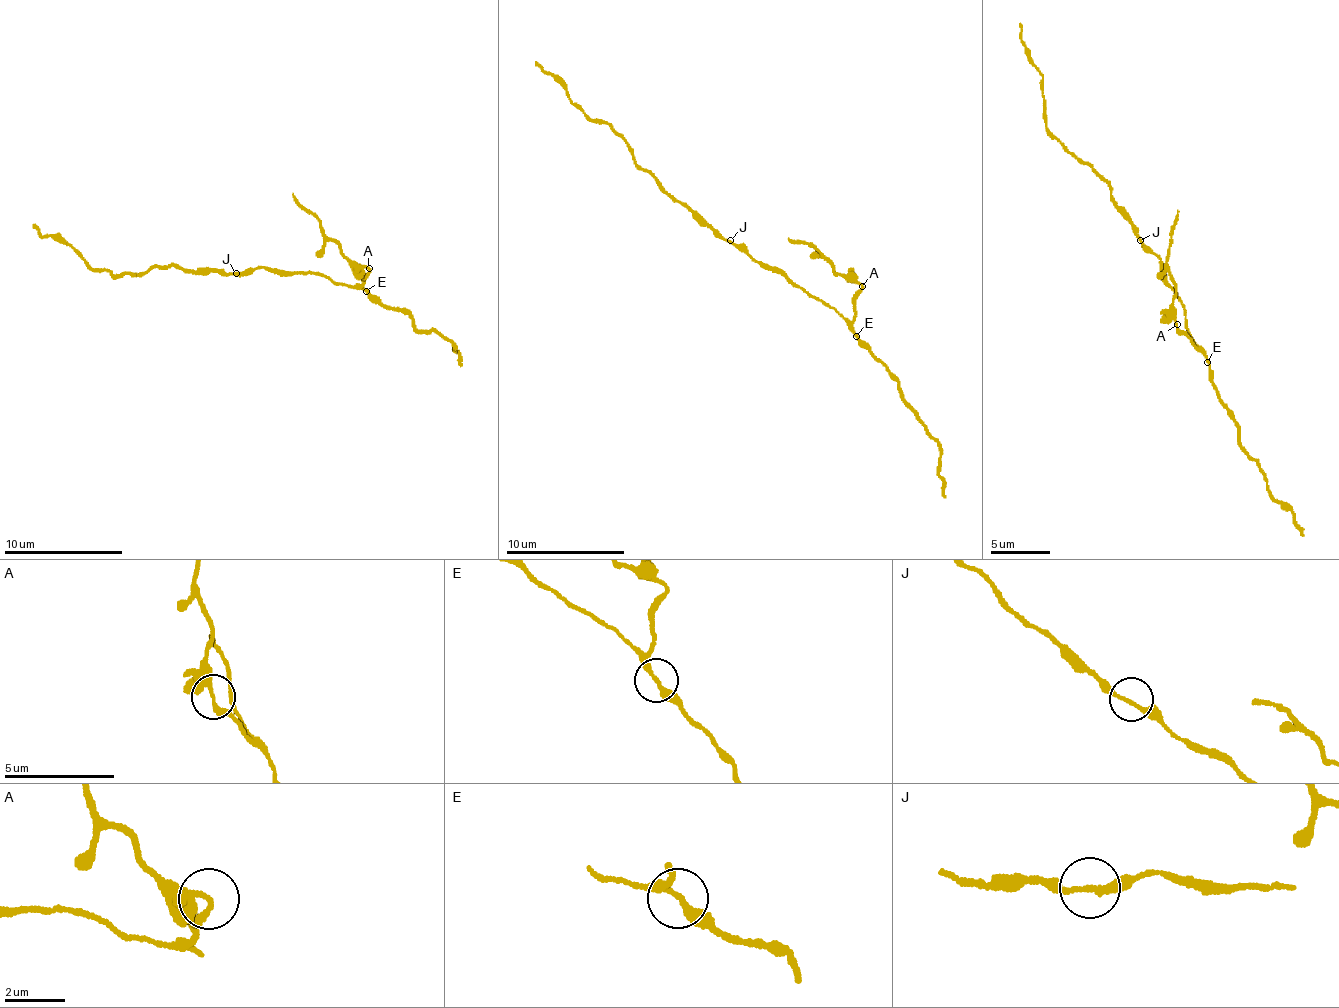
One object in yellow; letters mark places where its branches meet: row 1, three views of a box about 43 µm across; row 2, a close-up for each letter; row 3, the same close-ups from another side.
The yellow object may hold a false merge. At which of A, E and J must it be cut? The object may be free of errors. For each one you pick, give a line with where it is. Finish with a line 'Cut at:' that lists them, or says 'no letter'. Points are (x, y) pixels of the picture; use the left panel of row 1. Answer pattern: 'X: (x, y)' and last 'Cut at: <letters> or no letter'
A: (369, 268)
Cut at: A

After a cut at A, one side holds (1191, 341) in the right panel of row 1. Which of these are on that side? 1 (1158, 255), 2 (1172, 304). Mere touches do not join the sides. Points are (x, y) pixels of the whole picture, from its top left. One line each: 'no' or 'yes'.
1: yes
2: no

